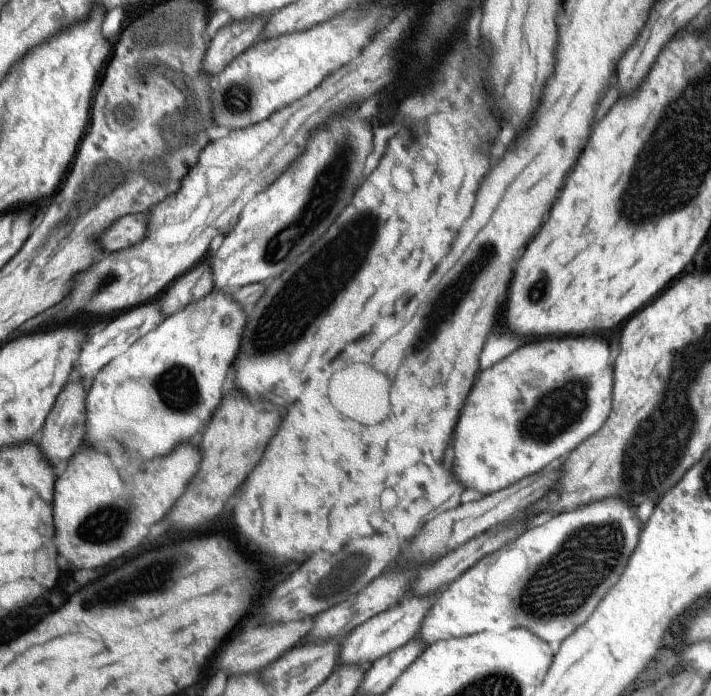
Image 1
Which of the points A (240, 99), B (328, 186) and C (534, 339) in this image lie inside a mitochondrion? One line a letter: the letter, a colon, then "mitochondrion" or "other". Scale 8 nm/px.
A: mitochondrion
B: mitochondrion
C: other

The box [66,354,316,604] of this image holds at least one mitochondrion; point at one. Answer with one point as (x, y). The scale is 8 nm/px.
(109, 524)

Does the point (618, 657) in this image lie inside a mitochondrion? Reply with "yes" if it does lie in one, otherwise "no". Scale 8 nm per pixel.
no

